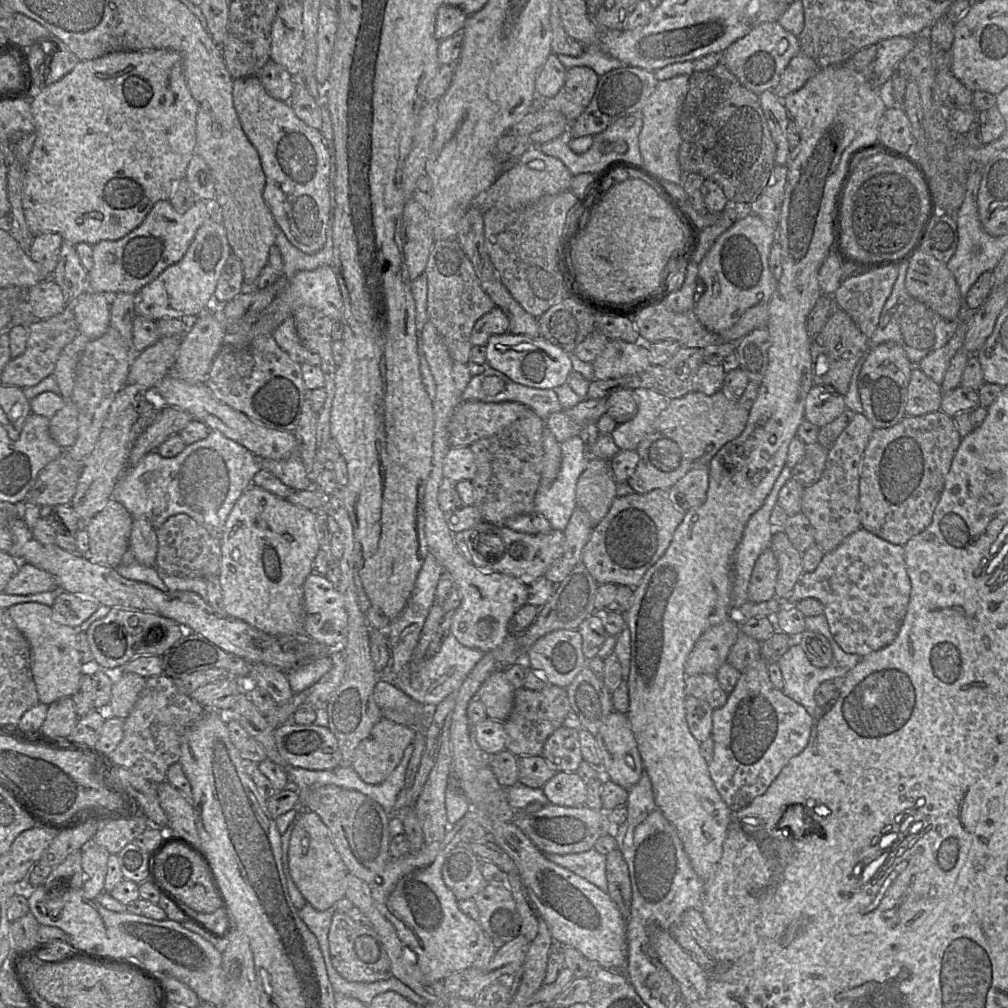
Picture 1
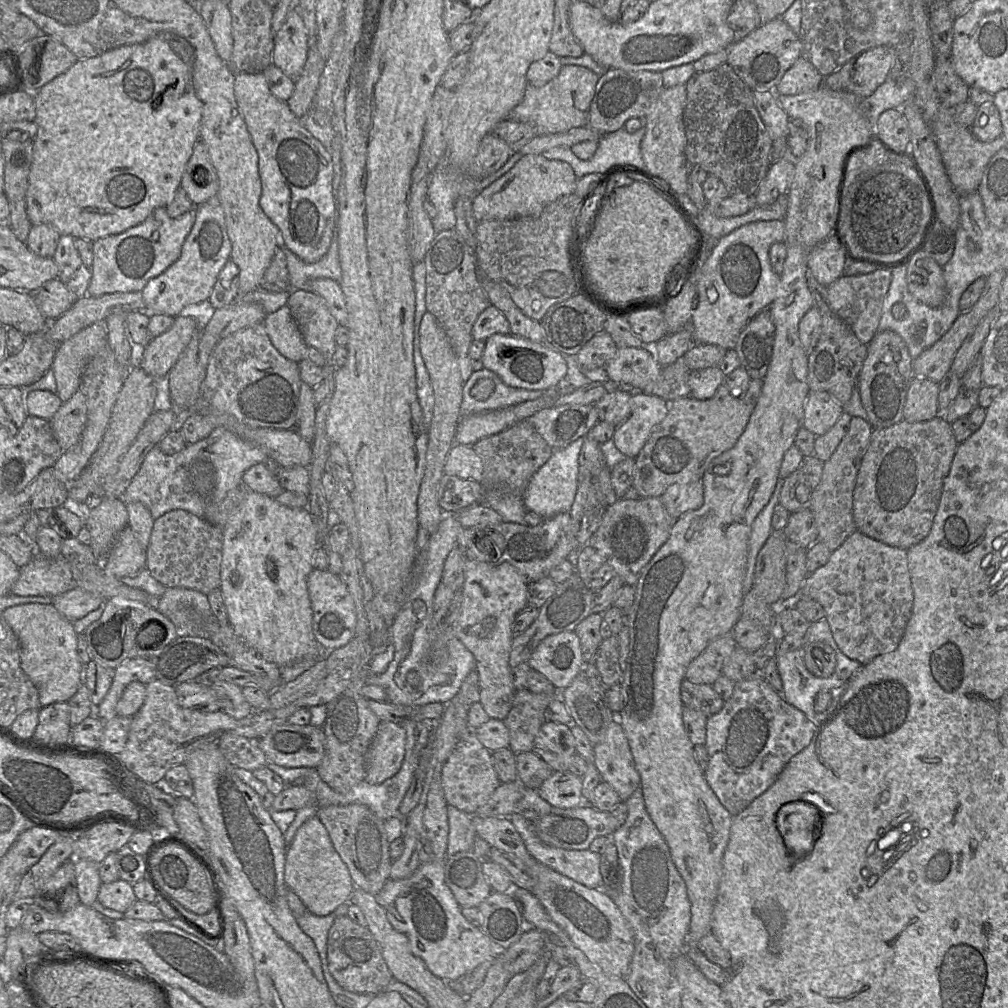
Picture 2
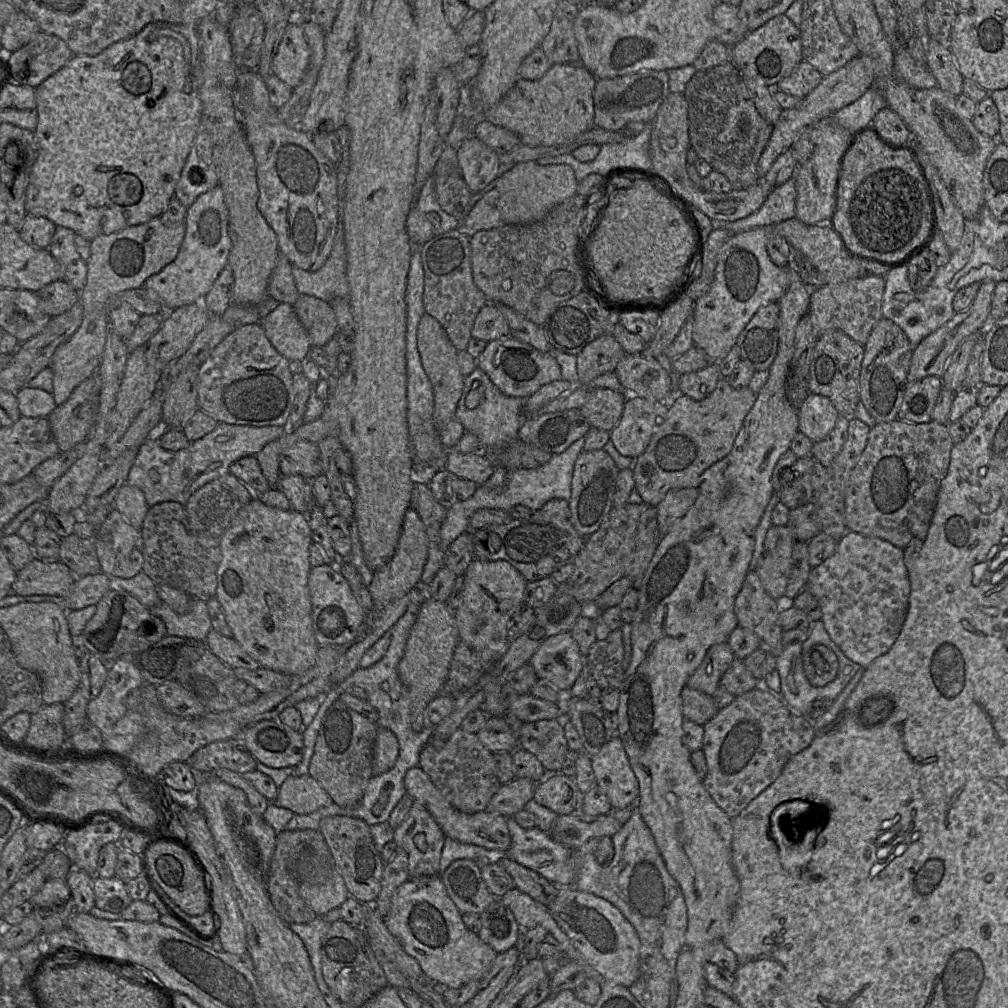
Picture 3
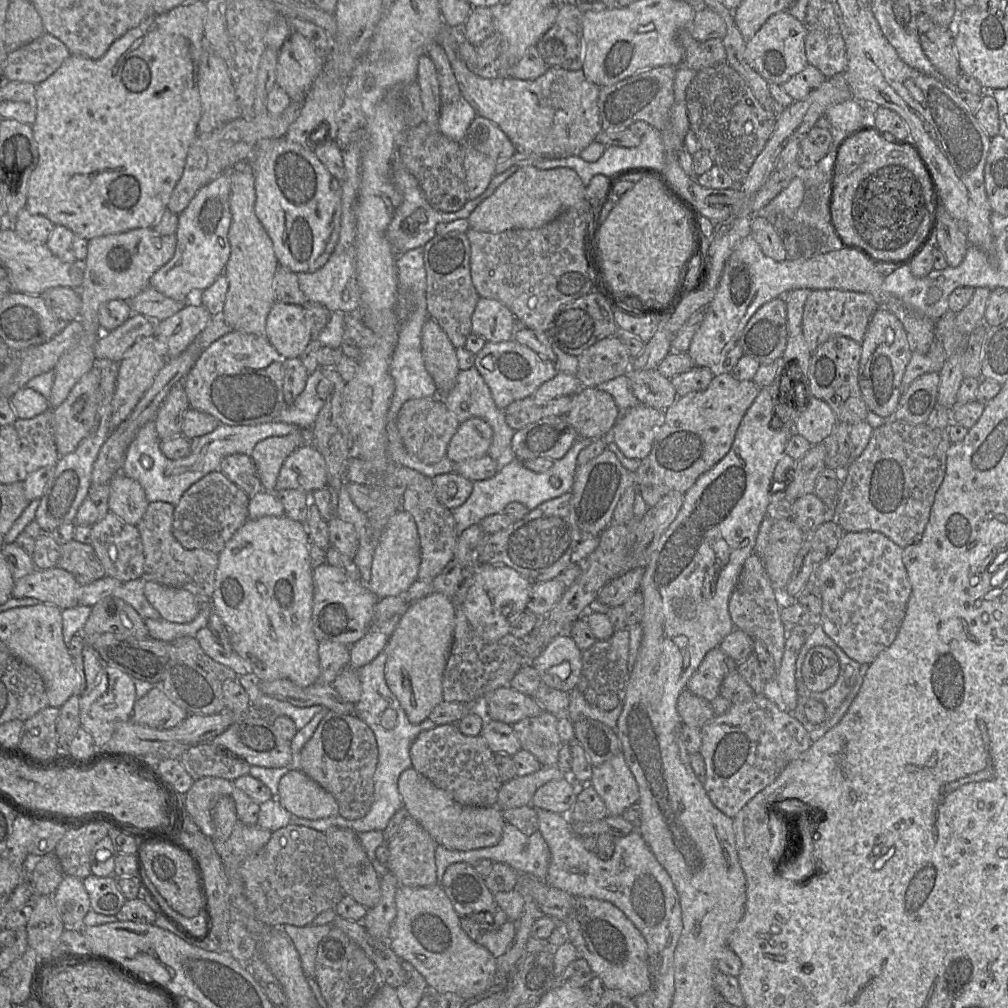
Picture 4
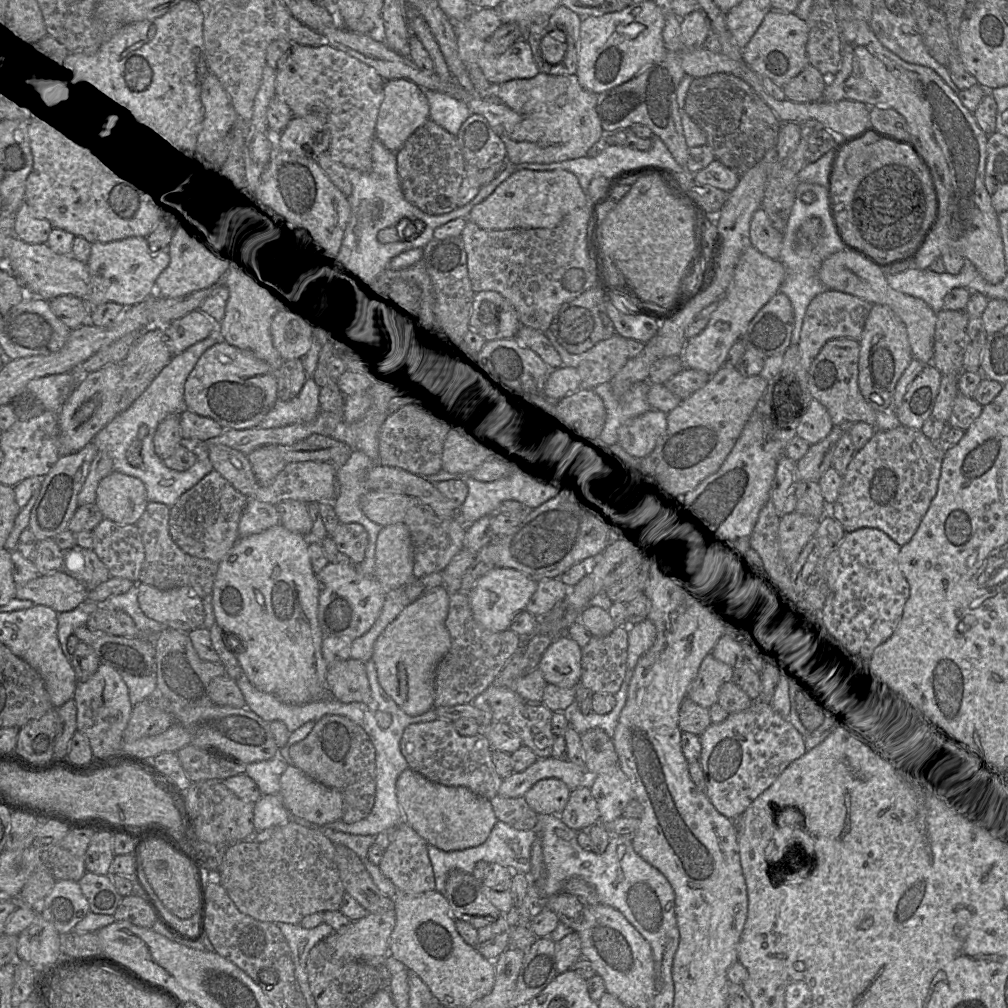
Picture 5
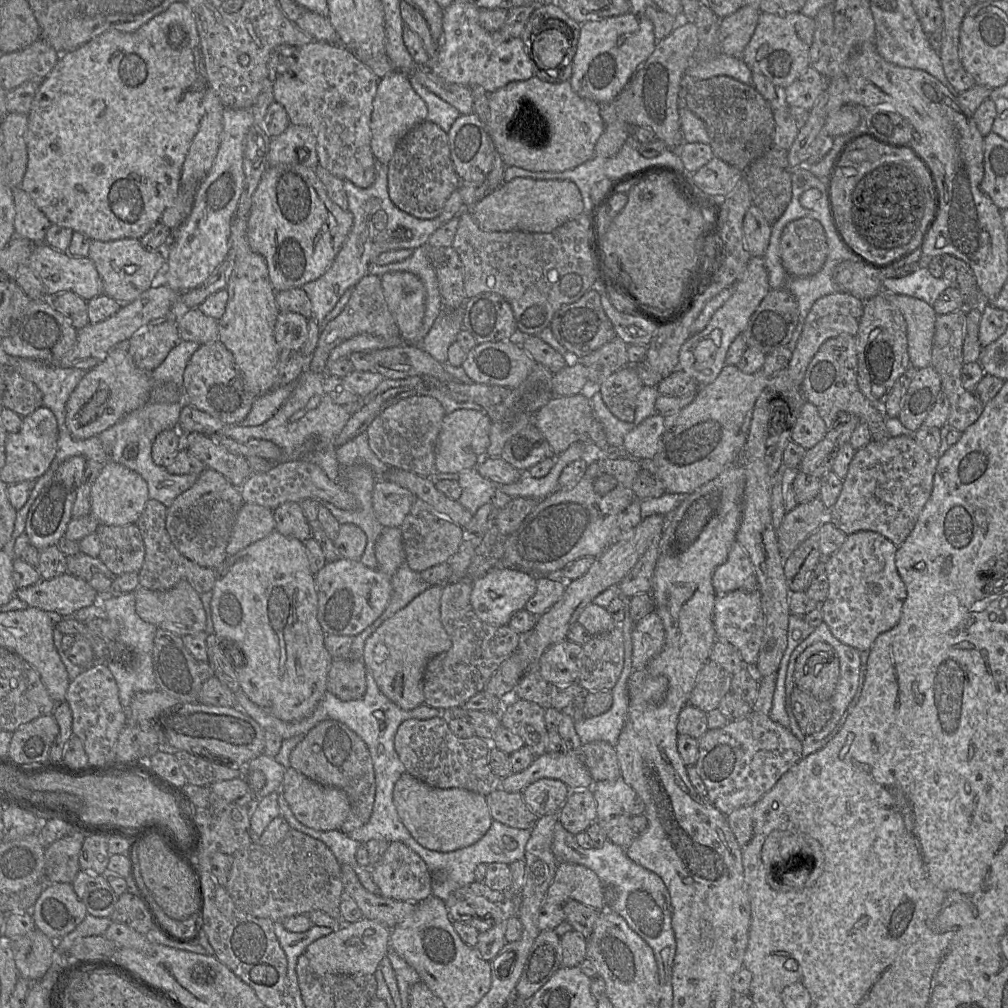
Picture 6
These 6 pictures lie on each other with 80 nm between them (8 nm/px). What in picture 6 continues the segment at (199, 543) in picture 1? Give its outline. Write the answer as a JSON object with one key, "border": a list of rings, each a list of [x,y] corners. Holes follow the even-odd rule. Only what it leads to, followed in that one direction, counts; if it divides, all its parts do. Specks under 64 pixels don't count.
{"border":[[[149,499],[136,522],[145,546],[144,562],[138,572],[139,585],[150,590],[169,590],[180,581],[186,581],[198,594],[212,591],[216,579],[215,569],[199,566],[175,548],[166,530],[166,513],[164,504]]]}

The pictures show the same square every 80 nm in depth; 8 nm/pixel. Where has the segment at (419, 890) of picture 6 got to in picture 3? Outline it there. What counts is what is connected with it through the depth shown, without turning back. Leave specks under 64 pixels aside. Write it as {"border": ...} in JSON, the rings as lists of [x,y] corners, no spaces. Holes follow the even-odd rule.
{"border":[[[414,802],[407,817],[395,829],[393,842],[408,854],[410,879],[437,875],[445,834],[420,803]]]}

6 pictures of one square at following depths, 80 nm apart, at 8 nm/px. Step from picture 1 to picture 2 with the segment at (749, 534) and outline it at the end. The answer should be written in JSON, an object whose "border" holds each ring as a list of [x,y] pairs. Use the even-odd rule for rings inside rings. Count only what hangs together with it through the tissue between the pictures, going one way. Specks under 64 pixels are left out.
{"border":[[[779,477],[769,502],[760,511],[752,523],[751,534],[748,542],[746,573],[743,580],[744,594],[752,589],[758,553],[771,533],[774,531],[772,528],[771,519],[774,507],[779,503],[779,494],[783,484],[784,478]]]}

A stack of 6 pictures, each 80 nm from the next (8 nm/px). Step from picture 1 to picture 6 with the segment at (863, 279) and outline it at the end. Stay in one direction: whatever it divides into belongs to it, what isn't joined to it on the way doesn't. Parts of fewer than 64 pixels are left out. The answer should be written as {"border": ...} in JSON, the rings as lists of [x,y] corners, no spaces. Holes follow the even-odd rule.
{"border":[[[846,292],[825,295],[814,302],[787,366],[788,375],[795,385],[801,386],[809,363],[826,340],[842,334],[857,335],[863,311],[864,301]]]}

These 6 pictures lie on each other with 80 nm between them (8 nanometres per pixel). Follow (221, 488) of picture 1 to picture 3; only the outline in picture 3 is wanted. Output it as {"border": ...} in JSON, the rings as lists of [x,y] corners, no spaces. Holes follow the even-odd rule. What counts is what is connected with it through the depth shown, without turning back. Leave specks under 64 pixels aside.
{"border":[[[217,423],[213,431],[177,452],[163,449],[157,439],[157,433],[149,436],[138,447],[138,453],[130,468],[127,484],[136,486],[144,493],[147,505],[152,507],[161,502],[178,502],[185,506],[190,496],[203,485],[229,473],[230,465],[246,456],[255,456],[267,443],[278,439],[288,428],[282,426],[249,426]]]}

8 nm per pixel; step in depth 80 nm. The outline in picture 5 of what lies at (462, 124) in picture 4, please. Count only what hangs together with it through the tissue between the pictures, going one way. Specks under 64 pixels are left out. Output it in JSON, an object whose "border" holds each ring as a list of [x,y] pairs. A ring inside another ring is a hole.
{"border":[[[424,91],[429,104],[429,120],[457,135],[463,122],[471,115],[464,101],[436,91]]]}

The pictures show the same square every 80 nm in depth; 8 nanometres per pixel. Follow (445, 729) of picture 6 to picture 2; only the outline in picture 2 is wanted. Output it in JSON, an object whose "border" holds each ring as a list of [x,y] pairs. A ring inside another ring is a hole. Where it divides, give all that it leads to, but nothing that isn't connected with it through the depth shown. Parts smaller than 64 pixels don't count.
{"border":[[[474,731],[467,732],[458,740],[443,765],[441,784],[447,804],[468,814],[474,814],[484,805],[501,784],[494,768],[492,752],[481,744]]]}

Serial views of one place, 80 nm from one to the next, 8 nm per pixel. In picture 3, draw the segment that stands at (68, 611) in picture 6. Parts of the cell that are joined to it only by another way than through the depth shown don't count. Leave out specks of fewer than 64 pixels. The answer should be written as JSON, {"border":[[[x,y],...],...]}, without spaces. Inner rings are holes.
{"border":[[[35,558],[17,572],[13,593],[62,598],[69,594],[75,581],[74,573],[61,561]]]}

